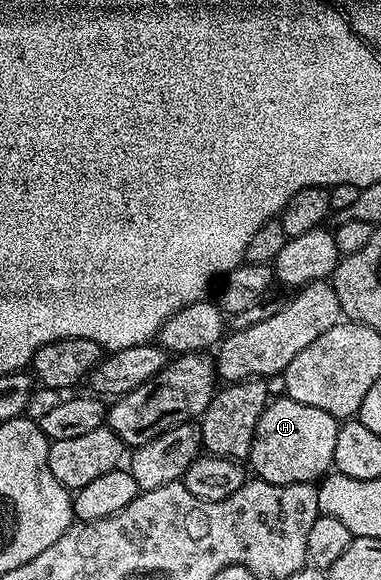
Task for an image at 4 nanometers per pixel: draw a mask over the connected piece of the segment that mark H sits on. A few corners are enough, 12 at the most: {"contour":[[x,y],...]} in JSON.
{"contour":[[271,399],[248,457],[273,484],[331,471],[339,417]]}

